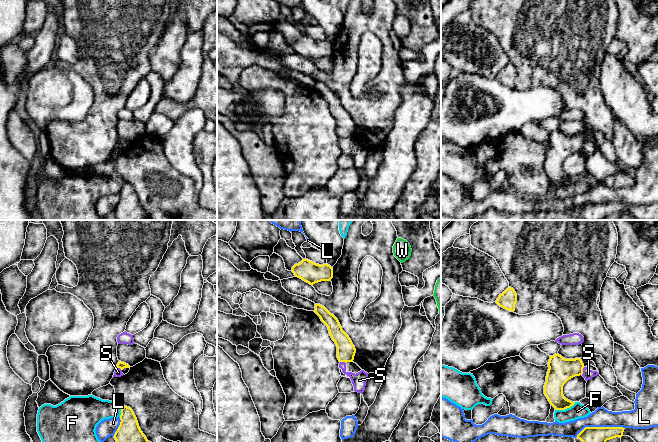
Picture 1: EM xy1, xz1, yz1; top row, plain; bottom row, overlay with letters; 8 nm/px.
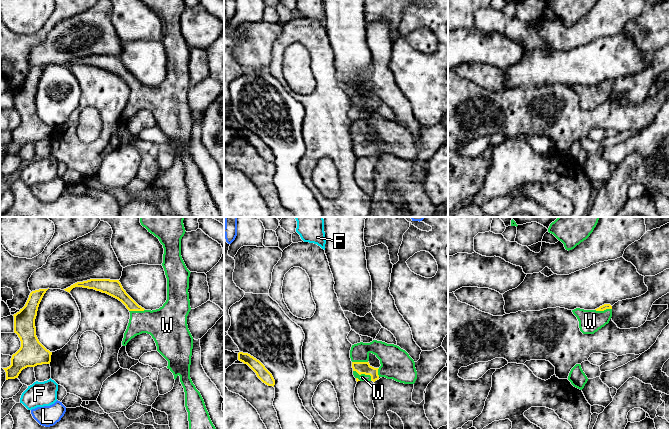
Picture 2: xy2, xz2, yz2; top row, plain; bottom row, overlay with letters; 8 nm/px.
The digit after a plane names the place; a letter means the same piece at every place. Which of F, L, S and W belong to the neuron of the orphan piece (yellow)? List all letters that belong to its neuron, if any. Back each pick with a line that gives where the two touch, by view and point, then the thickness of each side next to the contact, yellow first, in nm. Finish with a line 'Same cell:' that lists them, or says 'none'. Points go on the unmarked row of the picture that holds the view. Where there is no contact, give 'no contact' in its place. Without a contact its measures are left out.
W: contact xz2 (364, 149); calibres 100 and 60 nm
Same cell: W

